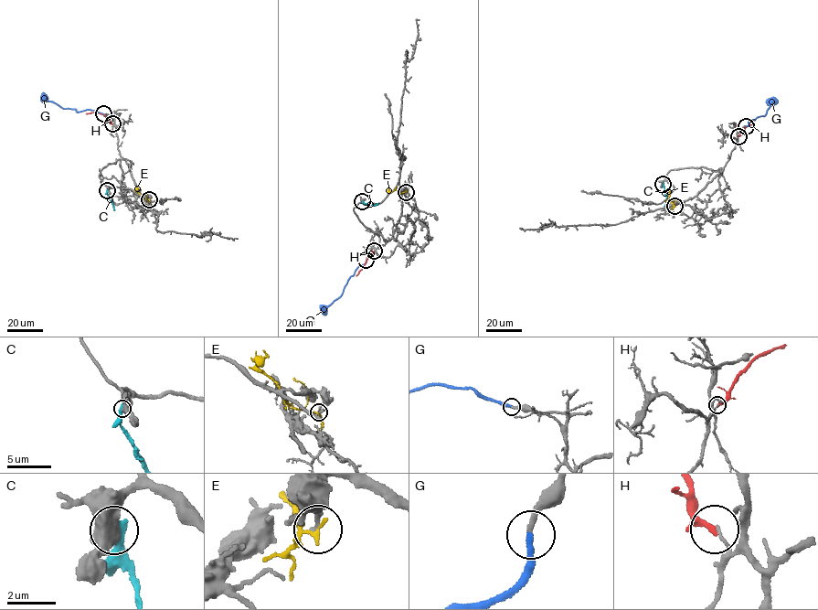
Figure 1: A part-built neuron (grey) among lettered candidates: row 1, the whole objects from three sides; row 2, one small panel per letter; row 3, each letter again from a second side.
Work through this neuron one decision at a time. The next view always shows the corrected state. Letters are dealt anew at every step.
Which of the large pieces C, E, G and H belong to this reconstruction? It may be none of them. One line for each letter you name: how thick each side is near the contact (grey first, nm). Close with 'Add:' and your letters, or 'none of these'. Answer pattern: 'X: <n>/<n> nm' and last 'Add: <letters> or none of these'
G: 220/240 nm
Add: G

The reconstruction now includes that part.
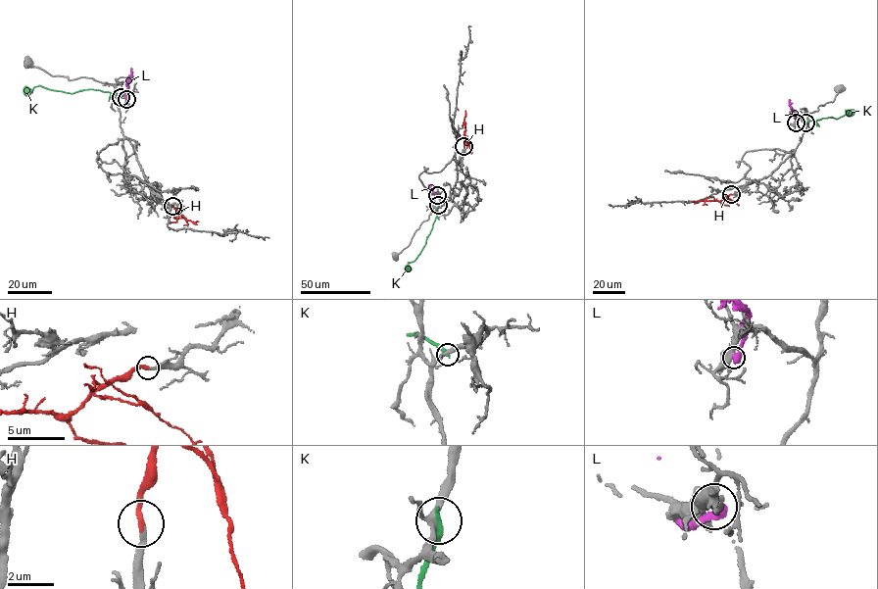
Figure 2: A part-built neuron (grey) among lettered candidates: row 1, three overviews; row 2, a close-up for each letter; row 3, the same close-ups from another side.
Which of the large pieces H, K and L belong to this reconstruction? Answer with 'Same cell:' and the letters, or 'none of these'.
Same cell: H

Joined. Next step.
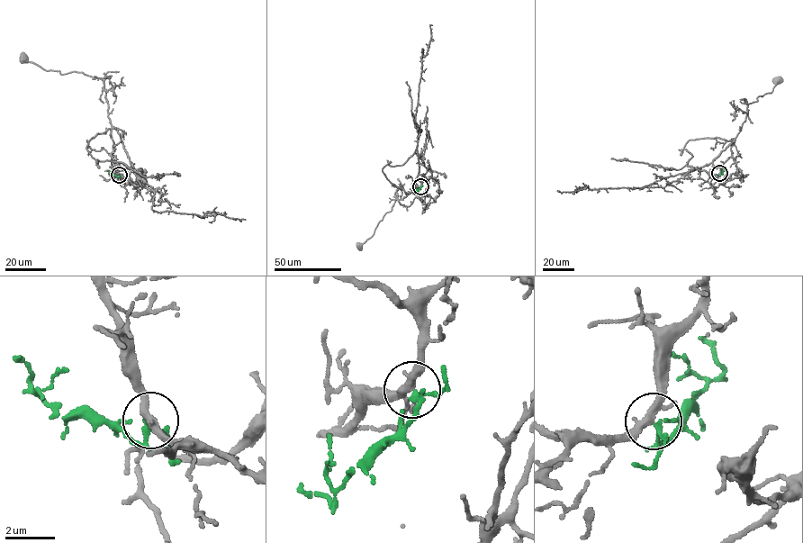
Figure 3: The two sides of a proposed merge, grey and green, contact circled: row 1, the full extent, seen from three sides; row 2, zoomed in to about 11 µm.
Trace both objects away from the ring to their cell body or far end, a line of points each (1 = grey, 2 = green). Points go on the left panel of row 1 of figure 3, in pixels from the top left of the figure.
1: (119, 175), (111, 155), (113, 140), (103, 78), (82, 72), (62, 74), (59, 71), (44, 70), (22, 58)
2: (119, 175), (112, 175), (108, 169)

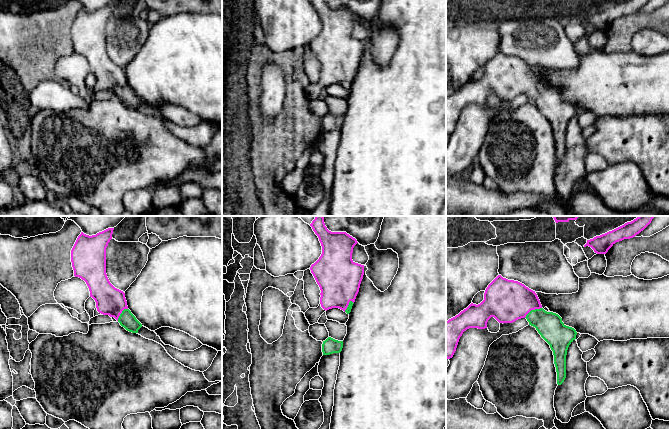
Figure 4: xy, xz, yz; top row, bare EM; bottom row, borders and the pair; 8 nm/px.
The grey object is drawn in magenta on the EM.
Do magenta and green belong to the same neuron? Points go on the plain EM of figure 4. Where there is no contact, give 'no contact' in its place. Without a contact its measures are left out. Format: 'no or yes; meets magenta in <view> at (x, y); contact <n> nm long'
yes; meets magenta in yz at (532, 85); contact 170 nm long

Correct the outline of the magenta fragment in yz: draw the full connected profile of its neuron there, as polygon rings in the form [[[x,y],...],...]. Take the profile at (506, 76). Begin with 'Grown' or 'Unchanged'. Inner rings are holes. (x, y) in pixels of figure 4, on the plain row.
Grown. [[[501,51],[488,61],[480,80],[471,79],[458,91],[446,97],[446,134],[453,133],[464,107],[469,104],[487,104],[491,93],[503,100],[526,94],[553,127],[557,160],[564,158],[567,126],[576,115],[576,106],[566,102],[558,90],[545,87],[535,67]]]

